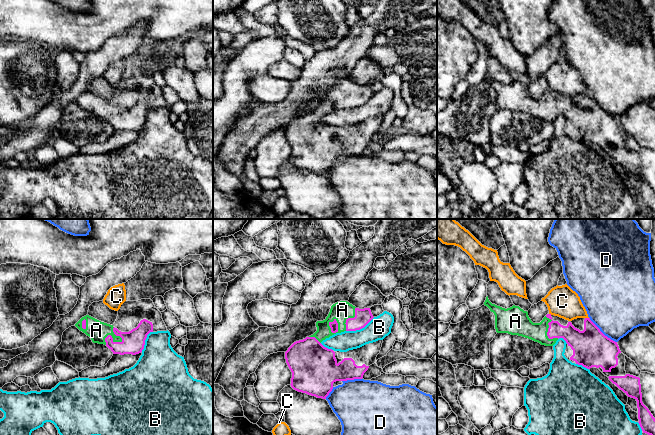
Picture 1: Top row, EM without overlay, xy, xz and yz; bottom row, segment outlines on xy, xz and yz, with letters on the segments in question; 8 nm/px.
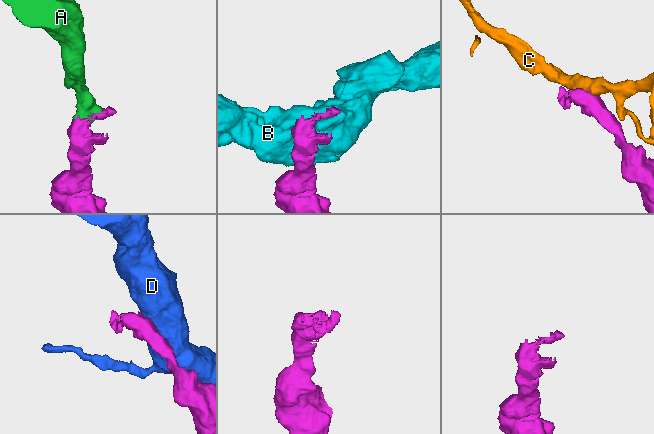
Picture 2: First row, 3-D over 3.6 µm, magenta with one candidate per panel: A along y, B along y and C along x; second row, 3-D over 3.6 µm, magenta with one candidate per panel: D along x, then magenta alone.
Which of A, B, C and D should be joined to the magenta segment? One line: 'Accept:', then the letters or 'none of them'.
Accept: A

